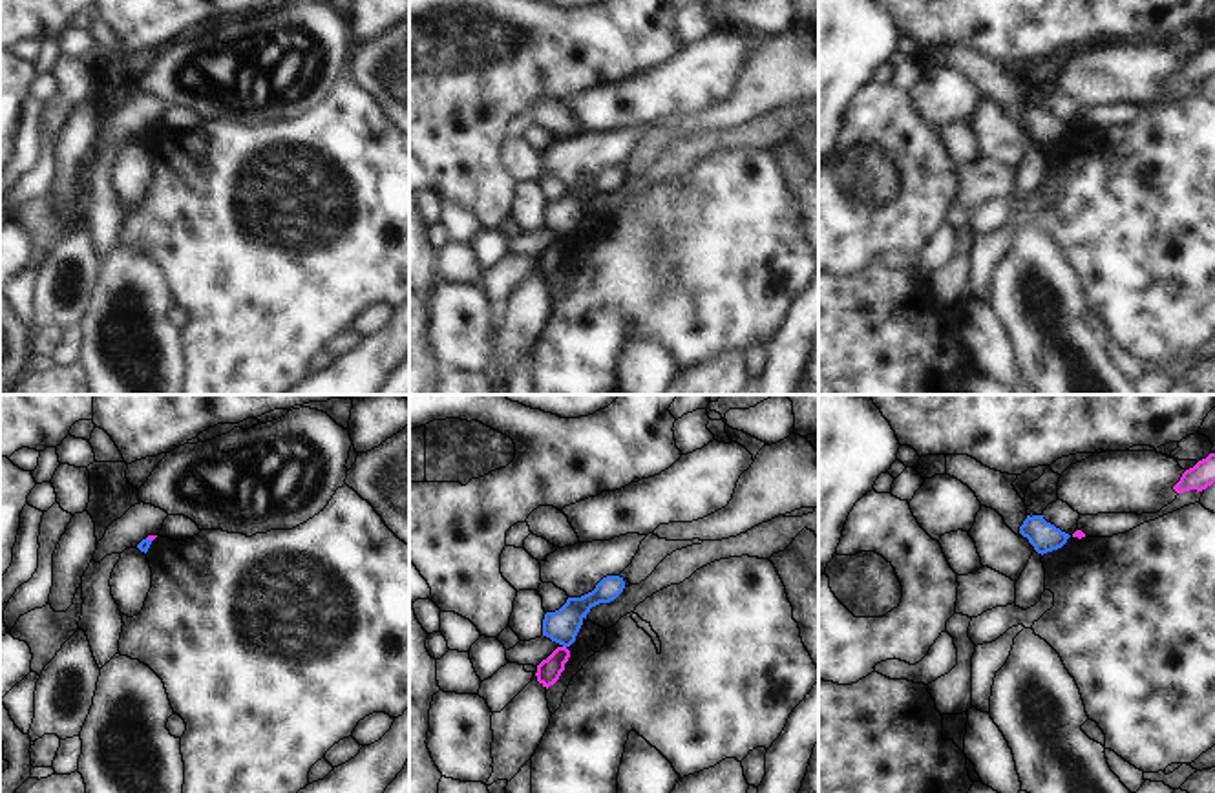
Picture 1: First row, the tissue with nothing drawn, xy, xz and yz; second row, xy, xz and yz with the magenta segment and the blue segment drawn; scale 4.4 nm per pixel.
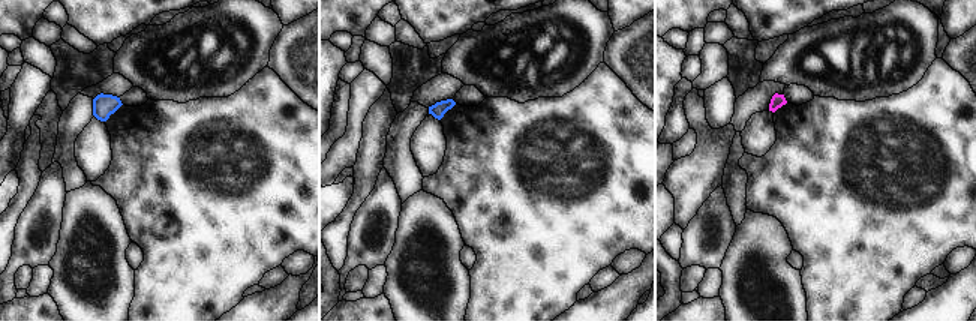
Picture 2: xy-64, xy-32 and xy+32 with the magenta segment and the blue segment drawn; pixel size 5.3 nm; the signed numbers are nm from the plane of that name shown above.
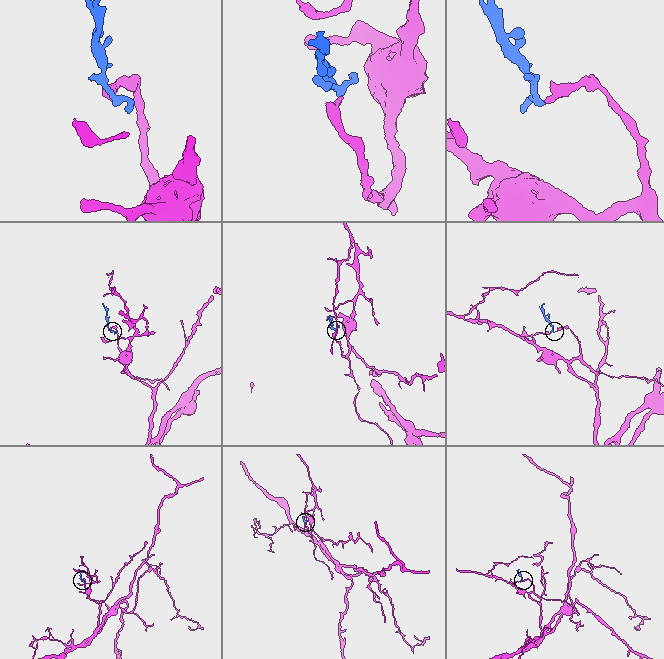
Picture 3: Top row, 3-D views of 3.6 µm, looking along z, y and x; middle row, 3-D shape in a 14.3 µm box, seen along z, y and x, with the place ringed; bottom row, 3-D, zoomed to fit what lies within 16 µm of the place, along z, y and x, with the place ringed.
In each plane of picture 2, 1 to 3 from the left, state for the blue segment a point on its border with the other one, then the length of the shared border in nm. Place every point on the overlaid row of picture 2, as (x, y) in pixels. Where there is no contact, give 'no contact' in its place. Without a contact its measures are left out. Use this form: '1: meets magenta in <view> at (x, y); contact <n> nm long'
1: no contact
2: no contact
3: no contact

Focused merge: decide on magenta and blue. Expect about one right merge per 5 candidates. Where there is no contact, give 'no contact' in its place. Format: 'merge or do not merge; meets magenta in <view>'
do not merge; meets magenta in xy

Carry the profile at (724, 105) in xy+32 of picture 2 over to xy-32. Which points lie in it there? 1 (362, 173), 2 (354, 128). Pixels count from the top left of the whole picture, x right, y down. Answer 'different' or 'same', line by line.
1: same
2: different

